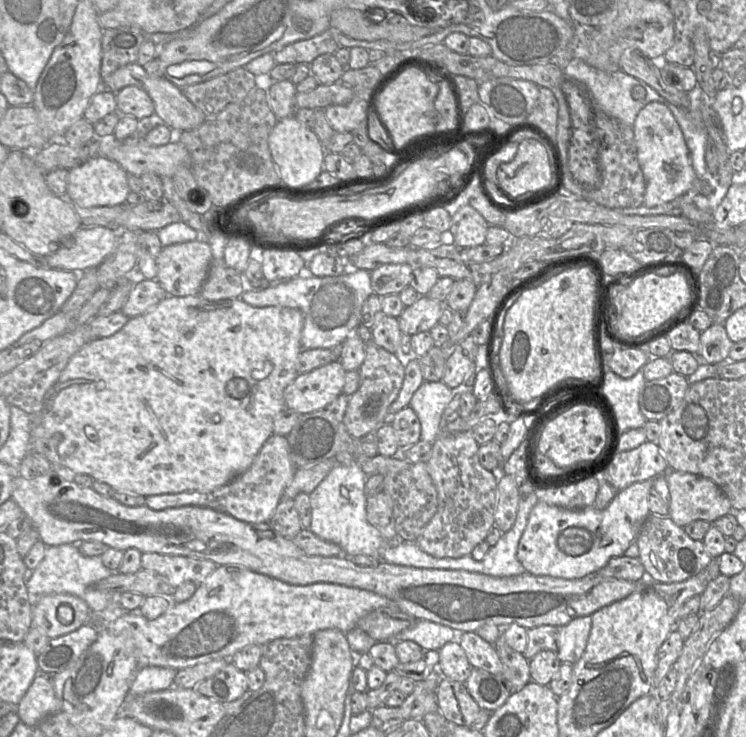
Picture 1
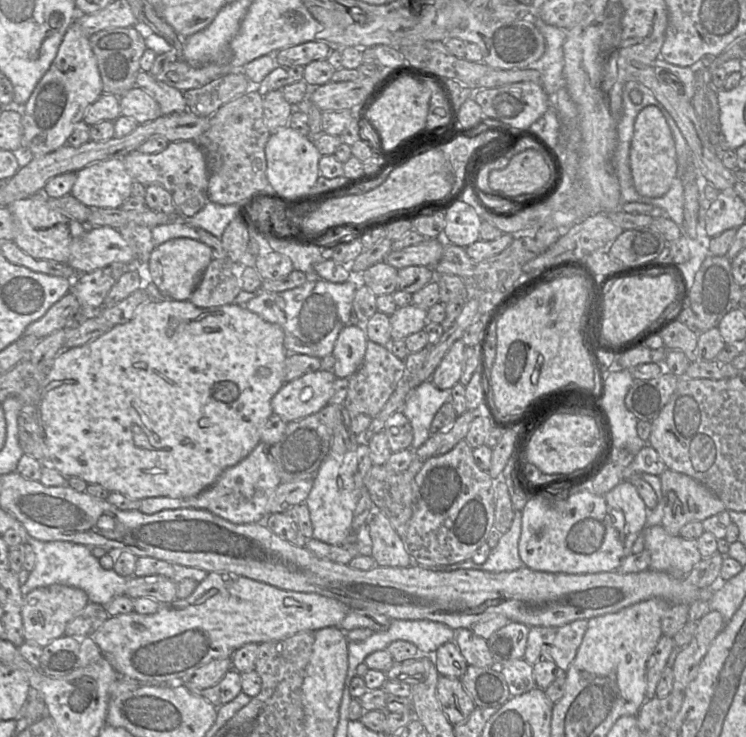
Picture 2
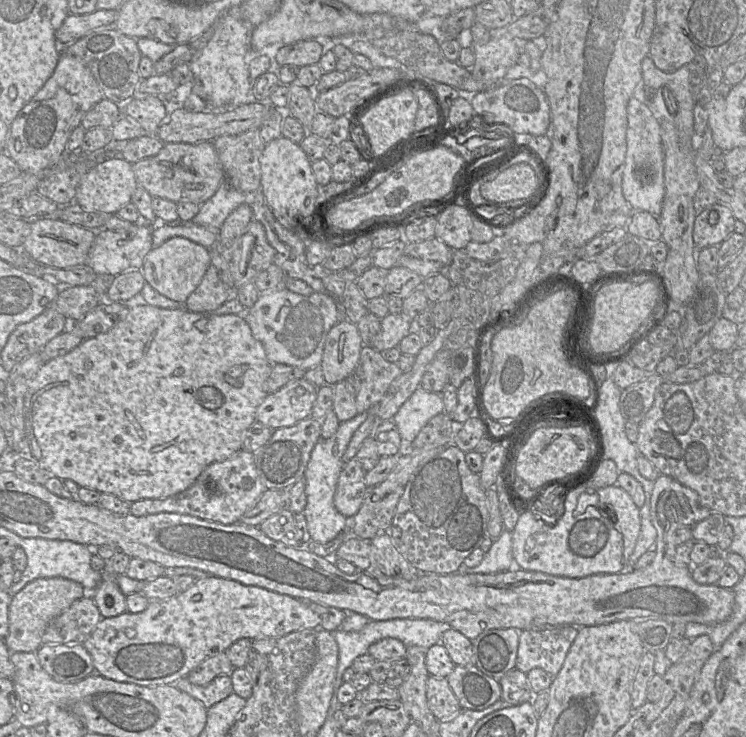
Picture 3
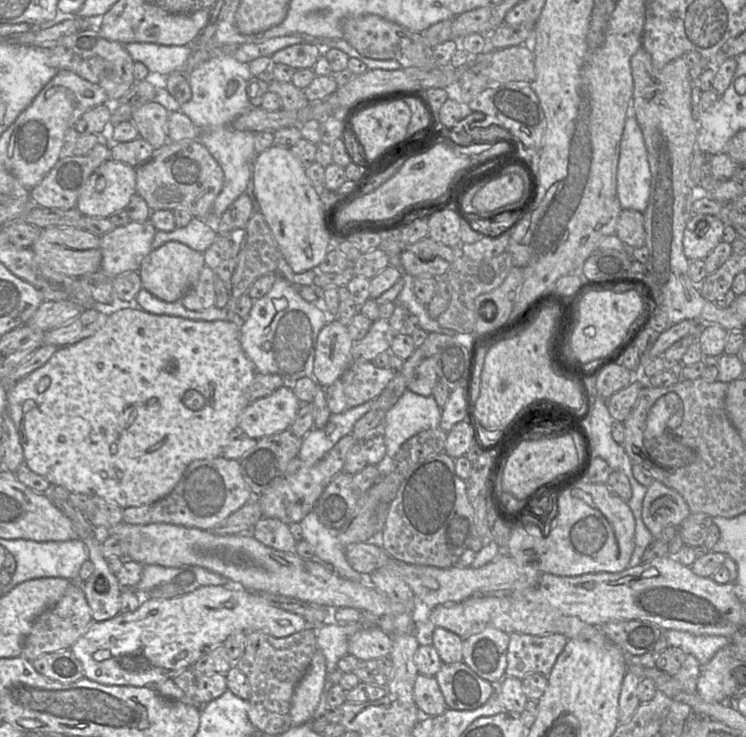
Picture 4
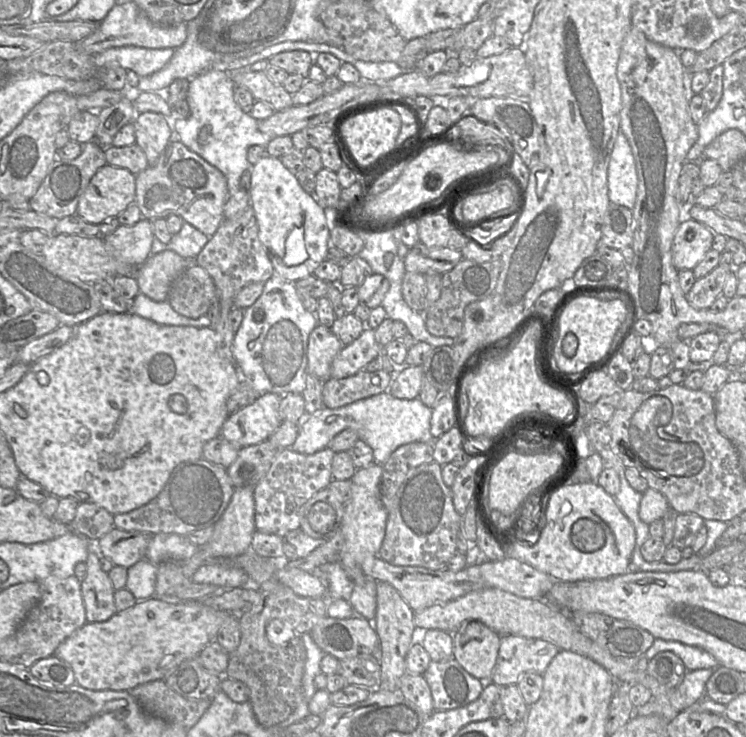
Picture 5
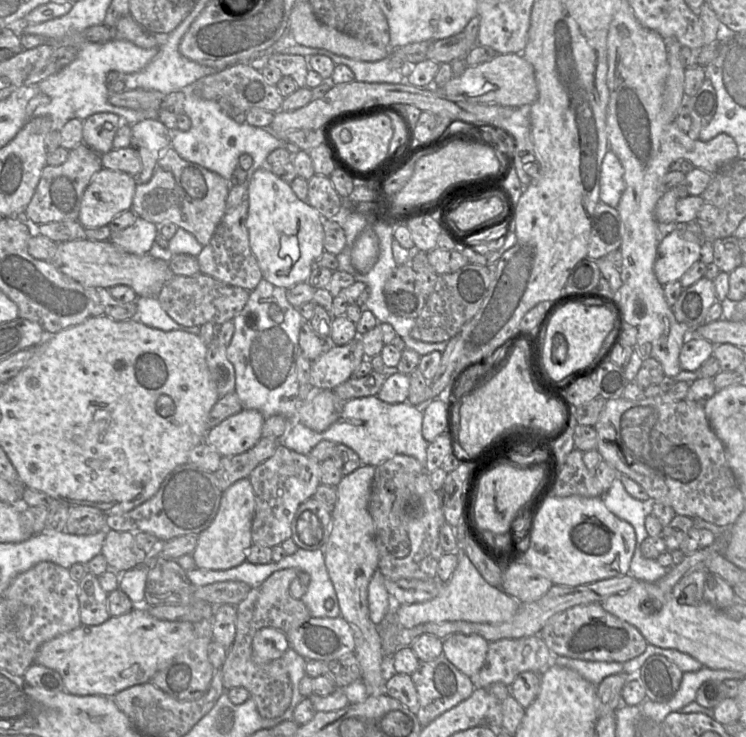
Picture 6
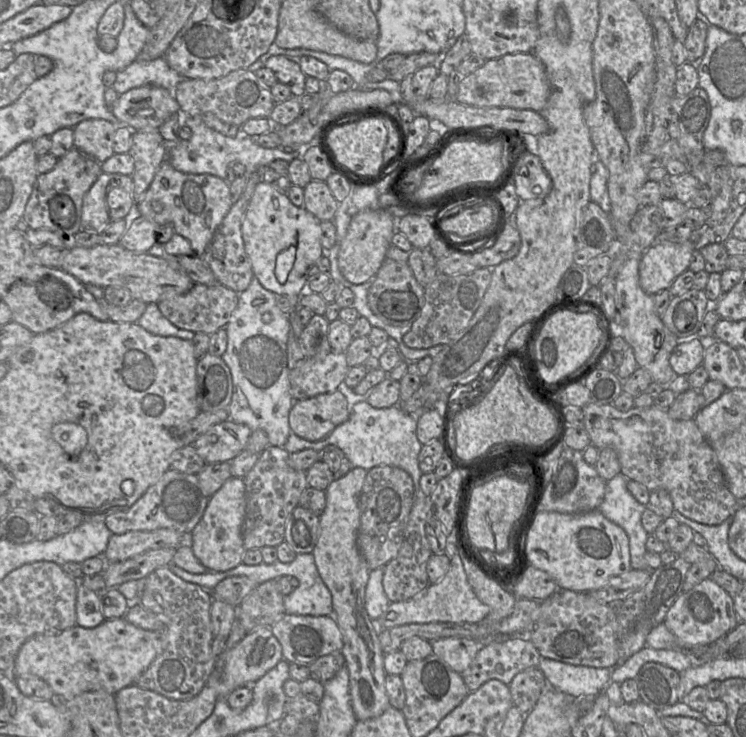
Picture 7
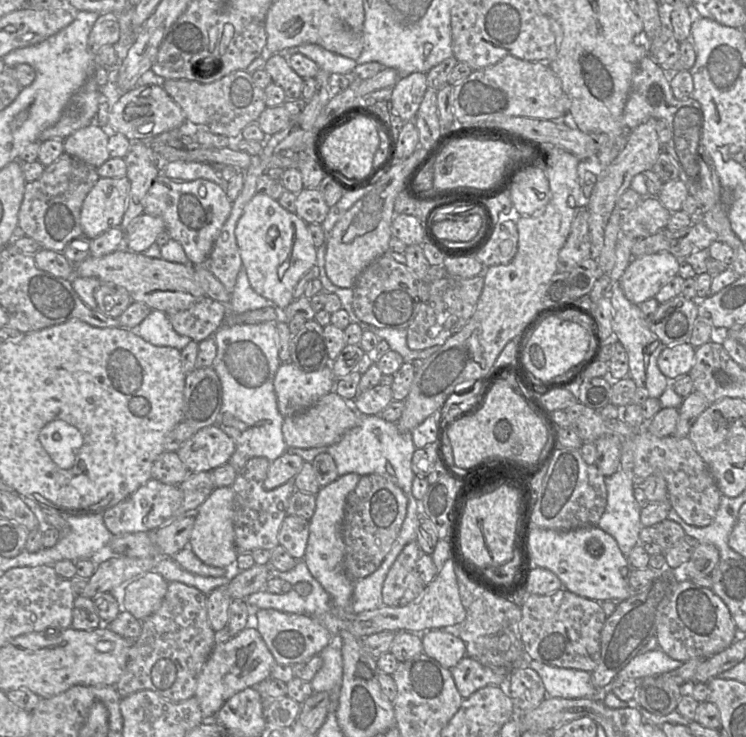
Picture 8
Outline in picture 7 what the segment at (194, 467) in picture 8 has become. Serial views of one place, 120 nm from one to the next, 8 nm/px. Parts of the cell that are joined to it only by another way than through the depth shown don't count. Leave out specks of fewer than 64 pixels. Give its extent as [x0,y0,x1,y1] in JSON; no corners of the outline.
[192,420,252,464]

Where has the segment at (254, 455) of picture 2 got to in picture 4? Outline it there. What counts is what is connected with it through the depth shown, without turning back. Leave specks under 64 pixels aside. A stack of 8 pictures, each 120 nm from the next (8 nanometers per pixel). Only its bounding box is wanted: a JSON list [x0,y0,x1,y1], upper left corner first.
[122,456,254,530]

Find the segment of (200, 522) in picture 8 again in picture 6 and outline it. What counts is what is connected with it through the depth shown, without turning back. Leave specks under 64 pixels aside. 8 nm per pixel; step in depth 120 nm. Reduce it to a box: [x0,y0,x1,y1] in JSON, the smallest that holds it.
[192,478,255,570]

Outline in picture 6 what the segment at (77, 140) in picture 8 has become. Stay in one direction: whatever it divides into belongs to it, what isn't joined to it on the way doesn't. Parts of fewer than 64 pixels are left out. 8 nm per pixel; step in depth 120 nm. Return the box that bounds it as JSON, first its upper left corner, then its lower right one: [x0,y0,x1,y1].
[83,113,127,154]

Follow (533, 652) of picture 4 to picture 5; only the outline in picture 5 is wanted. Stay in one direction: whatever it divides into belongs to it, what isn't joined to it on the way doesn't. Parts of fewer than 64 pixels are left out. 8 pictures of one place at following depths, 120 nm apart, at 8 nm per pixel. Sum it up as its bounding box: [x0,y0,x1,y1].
[490,635,559,687]

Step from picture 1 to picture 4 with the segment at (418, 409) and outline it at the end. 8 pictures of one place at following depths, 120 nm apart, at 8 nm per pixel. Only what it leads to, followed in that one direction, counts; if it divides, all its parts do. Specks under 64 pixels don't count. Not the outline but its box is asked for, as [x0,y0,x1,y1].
[381,390,442,463]

